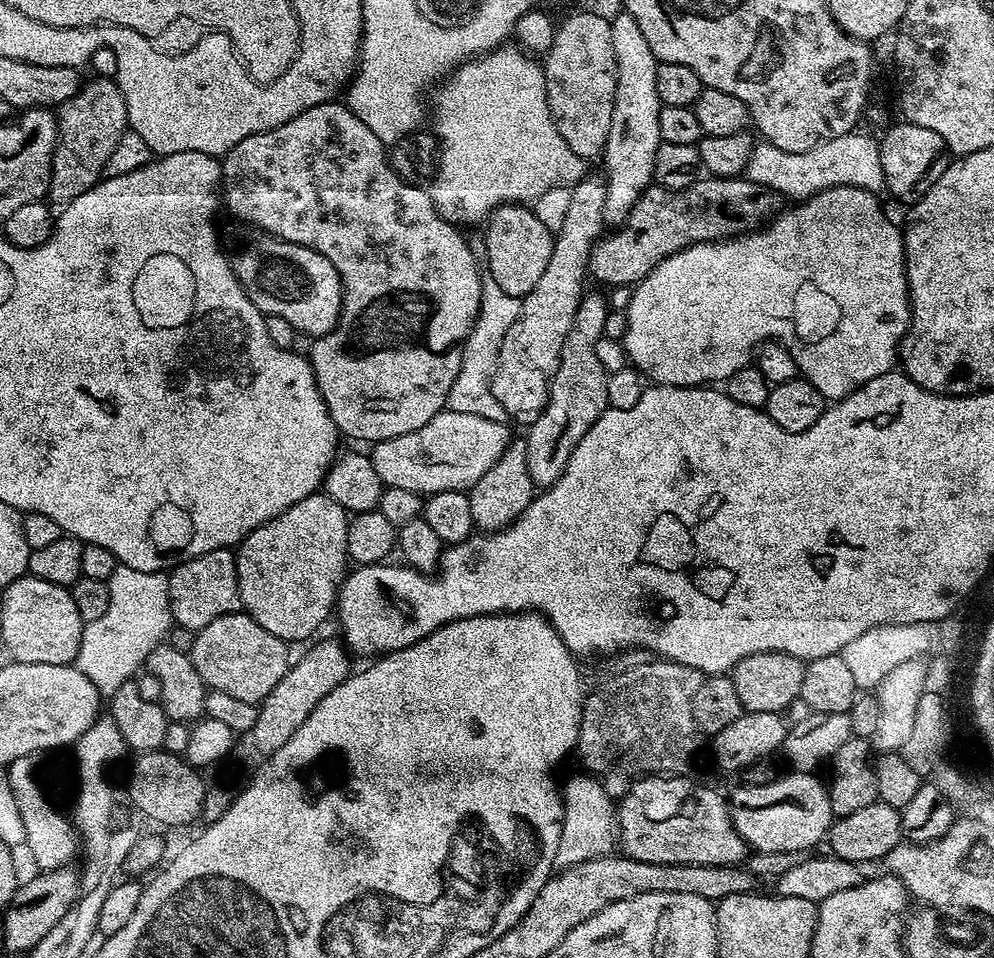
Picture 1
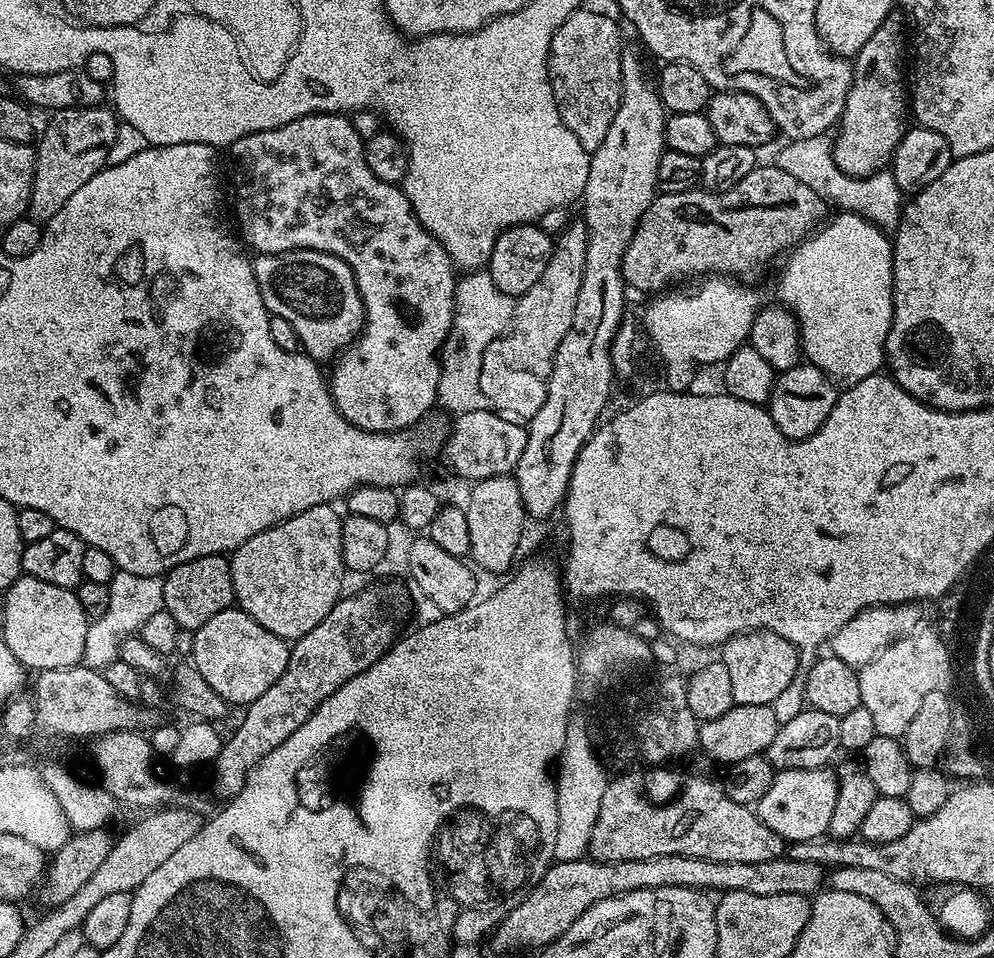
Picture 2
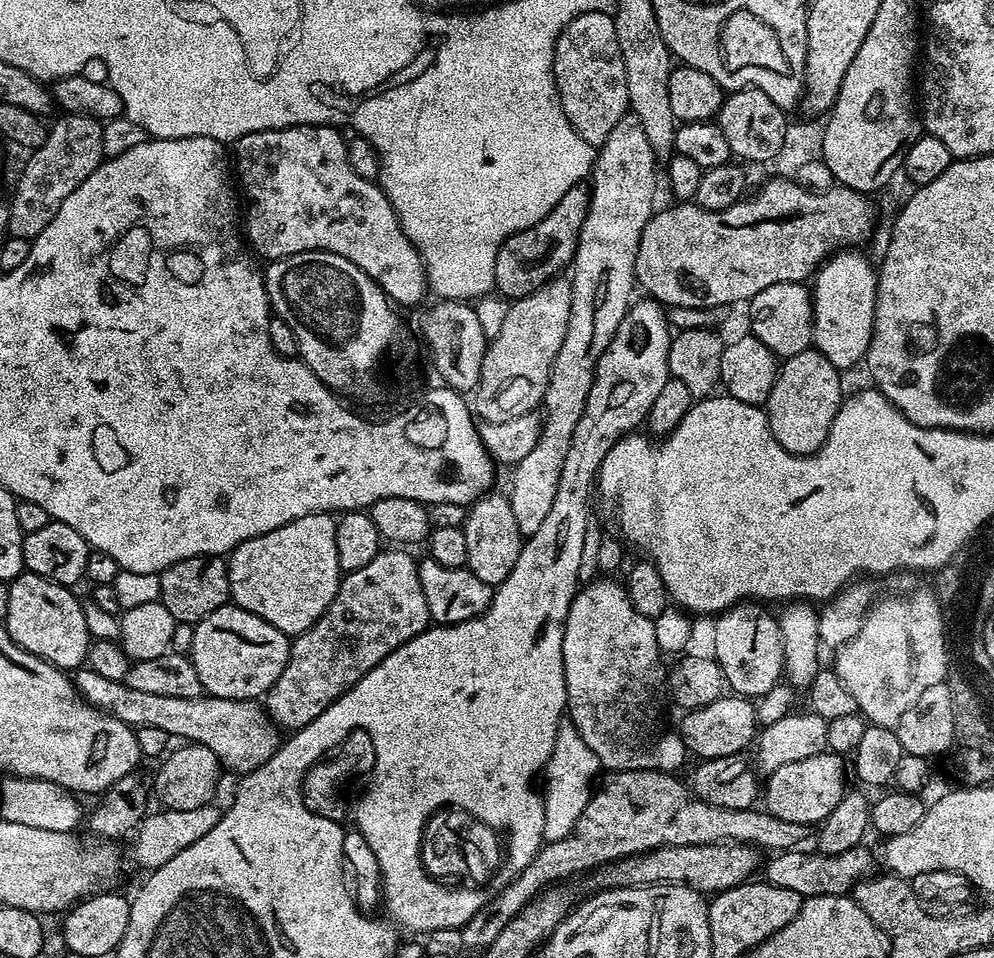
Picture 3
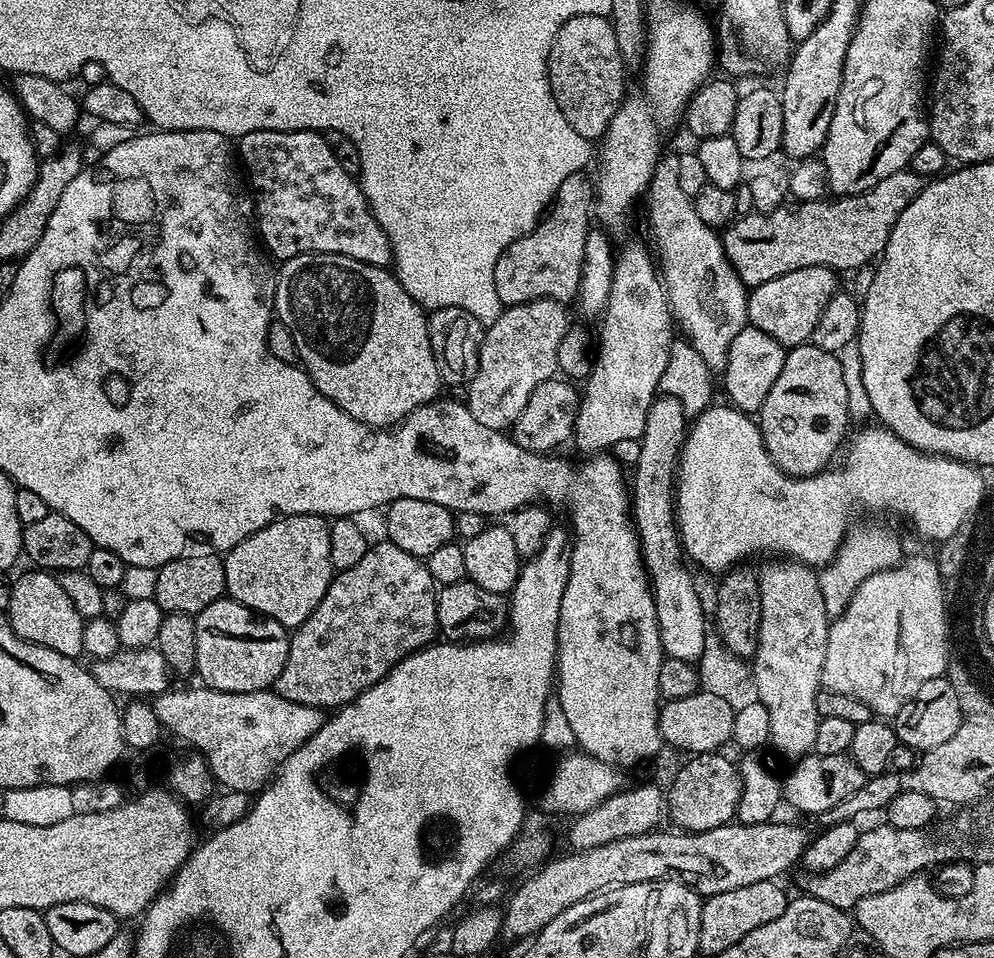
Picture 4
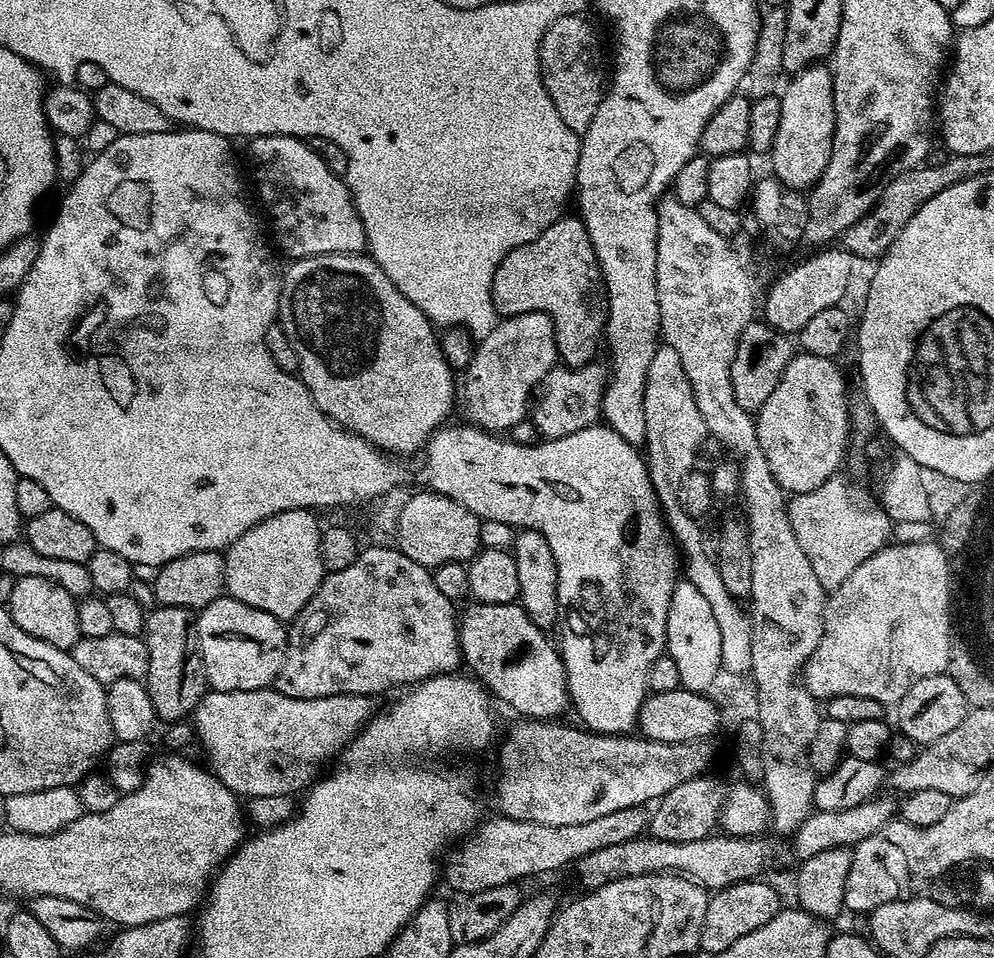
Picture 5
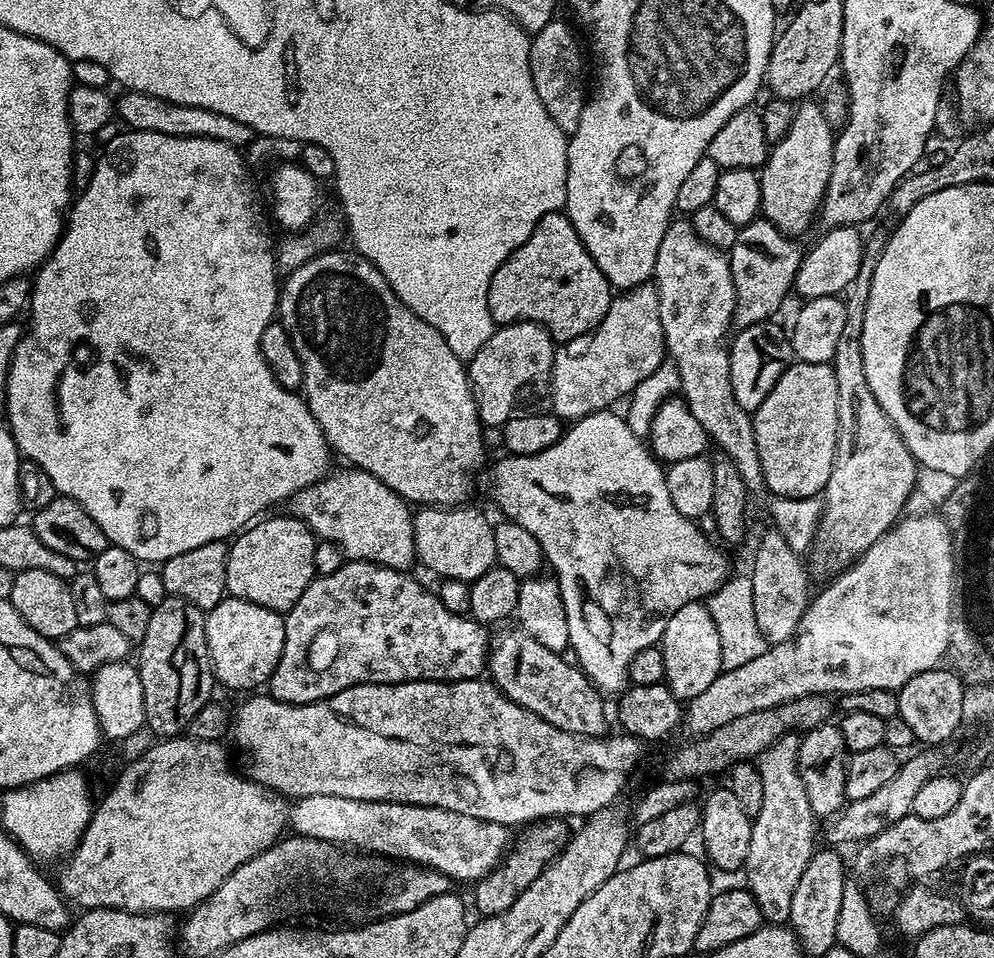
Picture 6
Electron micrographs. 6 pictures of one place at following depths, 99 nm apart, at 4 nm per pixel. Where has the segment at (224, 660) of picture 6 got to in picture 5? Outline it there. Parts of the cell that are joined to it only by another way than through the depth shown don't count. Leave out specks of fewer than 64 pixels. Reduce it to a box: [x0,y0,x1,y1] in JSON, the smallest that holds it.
[196,594,288,692]

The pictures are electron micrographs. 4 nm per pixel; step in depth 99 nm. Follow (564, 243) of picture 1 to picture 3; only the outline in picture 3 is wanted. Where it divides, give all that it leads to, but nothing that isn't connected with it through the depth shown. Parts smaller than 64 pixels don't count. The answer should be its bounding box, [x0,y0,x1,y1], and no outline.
[474,278,572,423]

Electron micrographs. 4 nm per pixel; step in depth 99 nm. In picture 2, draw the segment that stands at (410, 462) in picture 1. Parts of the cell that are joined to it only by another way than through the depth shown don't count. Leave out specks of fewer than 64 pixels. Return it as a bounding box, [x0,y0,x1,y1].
[444,408,526,482]

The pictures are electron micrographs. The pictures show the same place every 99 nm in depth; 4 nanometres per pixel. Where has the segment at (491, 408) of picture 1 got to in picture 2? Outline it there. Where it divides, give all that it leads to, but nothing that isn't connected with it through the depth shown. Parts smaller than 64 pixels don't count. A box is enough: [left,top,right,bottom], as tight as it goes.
[437,269,515,416]

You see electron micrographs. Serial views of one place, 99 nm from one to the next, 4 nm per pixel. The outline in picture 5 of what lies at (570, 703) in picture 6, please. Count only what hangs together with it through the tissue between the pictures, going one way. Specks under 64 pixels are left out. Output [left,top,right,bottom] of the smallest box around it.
[458,602,569,721]

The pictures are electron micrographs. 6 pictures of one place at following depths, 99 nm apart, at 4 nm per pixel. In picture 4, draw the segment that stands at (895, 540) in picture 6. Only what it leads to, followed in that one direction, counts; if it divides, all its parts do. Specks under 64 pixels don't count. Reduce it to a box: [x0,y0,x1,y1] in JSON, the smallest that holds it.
[821,556,949,718]

